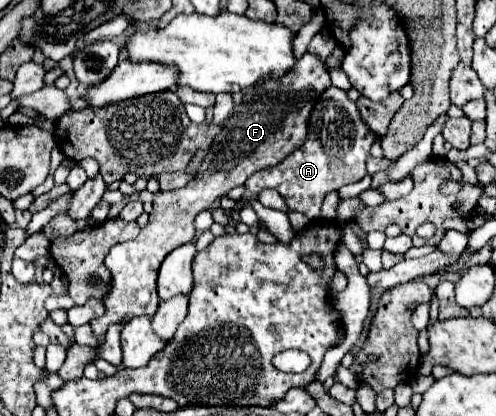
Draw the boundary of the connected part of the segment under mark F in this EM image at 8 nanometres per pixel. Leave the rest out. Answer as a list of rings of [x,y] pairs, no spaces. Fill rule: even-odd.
[[[306,52],[296,62],[290,74],[280,80],[266,80],[262,86],[254,88],[252,92],[244,92],[242,98],[236,100],[234,112],[224,120],[222,130],[214,136],[214,142],[210,144],[208,154],[194,180],[190,180],[184,188],[162,194],[158,192],[154,196],[150,222],[134,240],[116,244],[106,256],[106,266],[112,272],[112,290],[104,298],[106,314],[90,322],[100,342],[104,342],[104,334],[110,324],[130,320],[134,316],[154,314],[160,302],[156,292],[156,278],[166,254],[194,240],[194,218],[202,210],[208,210],[232,188],[242,186],[254,172],[266,166],[276,166],[278,162],[282,162],[282,158],[302,146],[308,134],[310,110],[314,108],[314,102],[320,98],[320,94],[324,94],[324,90],[328,90],[330,86],[330,74],[324,68],[322,60]]]

